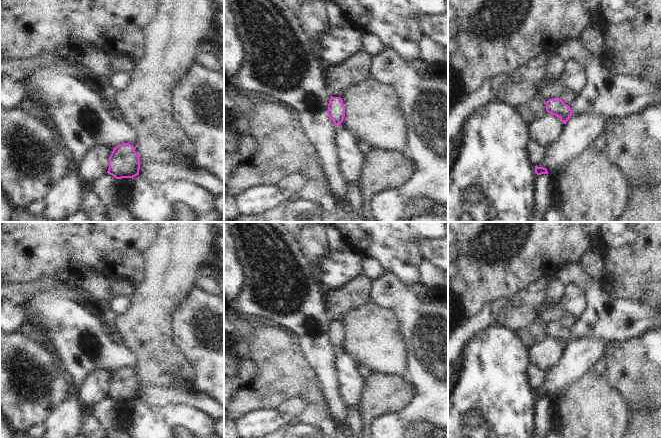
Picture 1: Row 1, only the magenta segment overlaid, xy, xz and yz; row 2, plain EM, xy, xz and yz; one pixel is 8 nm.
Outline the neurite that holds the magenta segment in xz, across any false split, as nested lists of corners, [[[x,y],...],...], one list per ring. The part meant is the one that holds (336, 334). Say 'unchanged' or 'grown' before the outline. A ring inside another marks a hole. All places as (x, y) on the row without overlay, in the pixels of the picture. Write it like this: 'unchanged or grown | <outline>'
unchanged | [[[331,320],[328,328],[327,338],[335,349],[341,349],[345,341],[345,330],[340,321]]]

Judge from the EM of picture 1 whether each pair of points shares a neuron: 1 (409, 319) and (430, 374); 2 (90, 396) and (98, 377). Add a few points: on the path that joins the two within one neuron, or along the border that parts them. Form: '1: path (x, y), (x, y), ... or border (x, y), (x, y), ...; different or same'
1: path (423, 333), (430, 340), (430, 360); same
2: path (92, 391), (98, 382); same

